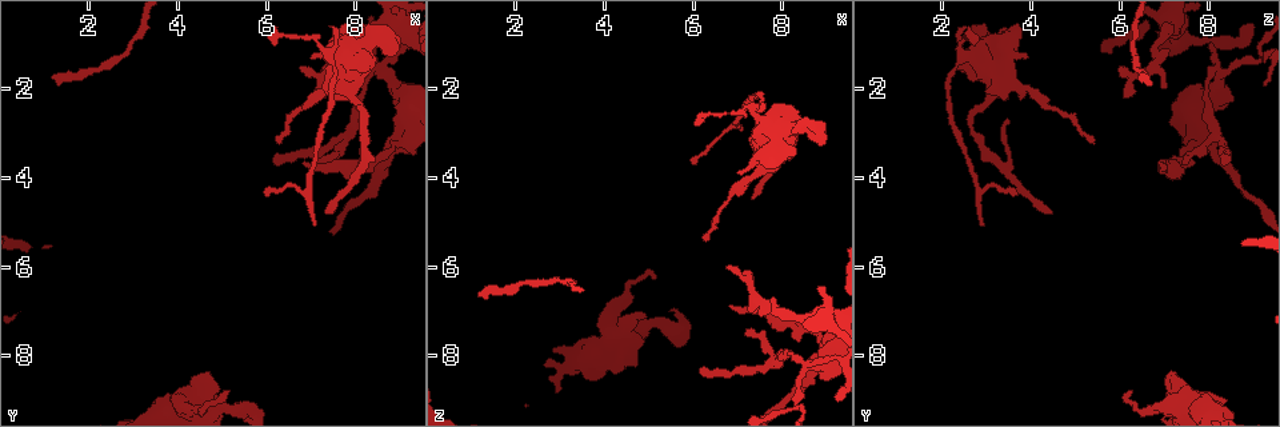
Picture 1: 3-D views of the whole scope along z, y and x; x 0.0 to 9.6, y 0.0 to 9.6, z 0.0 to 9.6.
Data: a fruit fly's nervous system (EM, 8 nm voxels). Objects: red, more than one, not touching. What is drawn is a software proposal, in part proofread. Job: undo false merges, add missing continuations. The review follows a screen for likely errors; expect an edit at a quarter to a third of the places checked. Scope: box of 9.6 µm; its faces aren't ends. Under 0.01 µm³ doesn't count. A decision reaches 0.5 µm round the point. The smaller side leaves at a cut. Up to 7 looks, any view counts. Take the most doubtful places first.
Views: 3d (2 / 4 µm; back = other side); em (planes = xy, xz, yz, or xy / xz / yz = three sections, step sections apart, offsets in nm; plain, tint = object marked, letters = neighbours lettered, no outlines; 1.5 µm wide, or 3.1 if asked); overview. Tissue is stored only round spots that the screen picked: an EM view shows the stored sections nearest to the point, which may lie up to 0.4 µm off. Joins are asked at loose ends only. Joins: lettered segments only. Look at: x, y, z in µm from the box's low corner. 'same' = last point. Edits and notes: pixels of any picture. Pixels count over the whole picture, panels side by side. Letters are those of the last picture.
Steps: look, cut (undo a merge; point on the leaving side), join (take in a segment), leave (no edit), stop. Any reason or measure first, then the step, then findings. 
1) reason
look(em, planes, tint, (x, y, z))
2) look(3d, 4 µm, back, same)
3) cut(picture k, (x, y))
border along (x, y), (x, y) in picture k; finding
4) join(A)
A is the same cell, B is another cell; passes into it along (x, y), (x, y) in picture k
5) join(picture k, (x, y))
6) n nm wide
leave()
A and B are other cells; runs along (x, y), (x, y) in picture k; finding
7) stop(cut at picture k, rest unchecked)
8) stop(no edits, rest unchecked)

branch stops here
look(em, planes, letters, (1.15, 1.65, 6.70))

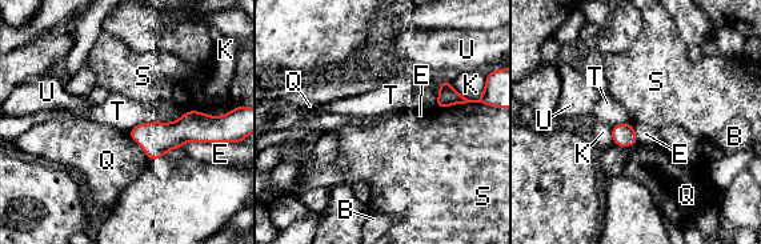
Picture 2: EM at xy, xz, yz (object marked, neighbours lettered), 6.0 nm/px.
leave()
B, E, K, Q, S, T and U are other cells; border along (187, 111), (128, 132) in picture 2; no lettered segment goes on from it

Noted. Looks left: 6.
thick end
look(em, xz, step 8, letters, (4.90, 8.60, 7.10))

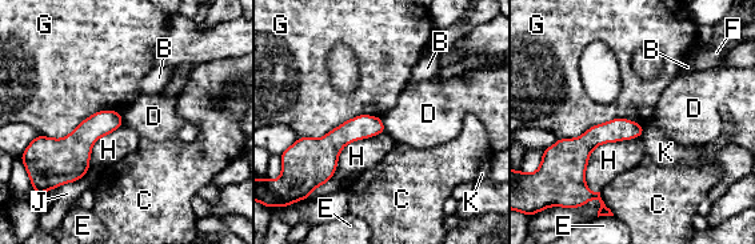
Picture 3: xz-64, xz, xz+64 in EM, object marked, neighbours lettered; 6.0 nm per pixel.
look(em, planes, letters, same)

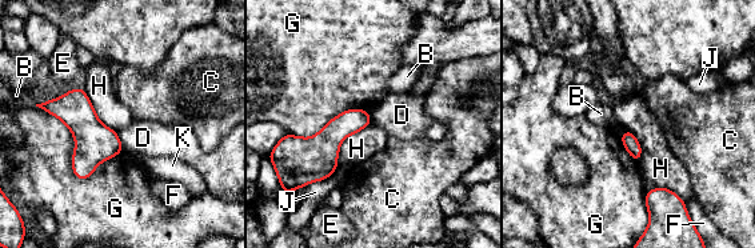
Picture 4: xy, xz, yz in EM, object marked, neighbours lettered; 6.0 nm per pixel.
leave()
B, C, D, E, F, G, H, J and K are other cells; no lettered segment goes on from it

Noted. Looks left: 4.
thin end
look(em, planes, tint, (6.30, 3.20, 5.45))

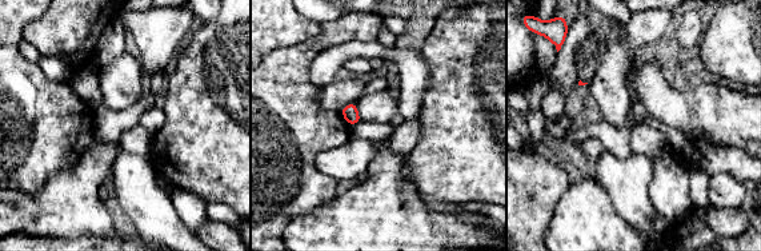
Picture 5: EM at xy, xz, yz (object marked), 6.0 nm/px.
what lies round it
look(em, planes, letters, same)

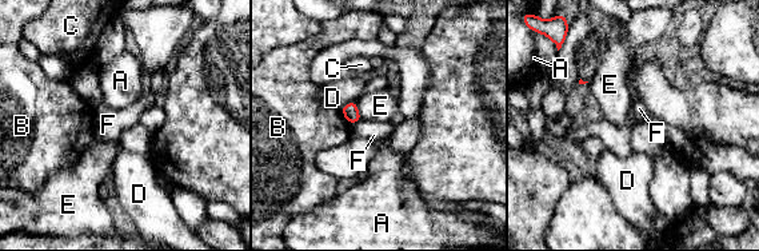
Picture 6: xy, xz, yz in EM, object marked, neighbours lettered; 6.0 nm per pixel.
90 nm wide; D touches over 130 nm
leave()
A, B, C, D, E and F are other cells; none of them fits

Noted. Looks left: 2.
stop(no edits, rest unchecked)

